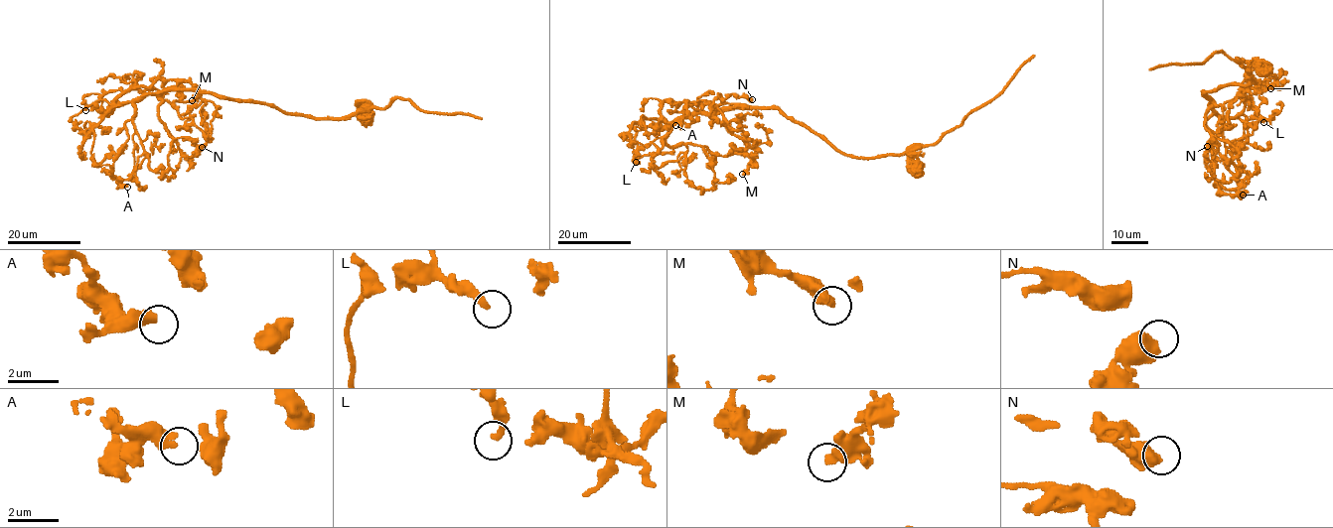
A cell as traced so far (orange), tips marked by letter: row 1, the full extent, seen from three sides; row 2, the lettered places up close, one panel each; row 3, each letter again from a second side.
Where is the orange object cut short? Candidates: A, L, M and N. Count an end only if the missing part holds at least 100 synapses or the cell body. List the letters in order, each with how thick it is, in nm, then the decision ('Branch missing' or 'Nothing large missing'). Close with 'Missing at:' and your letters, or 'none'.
A: Thickness 440 nm. Nothing large missing
L: Thickness 260 nm. Nothing large missing
M: Thickness 400 nm. Nothing large missing
N: Thickness 650 nm. Nothing large missing
Missing at: none

